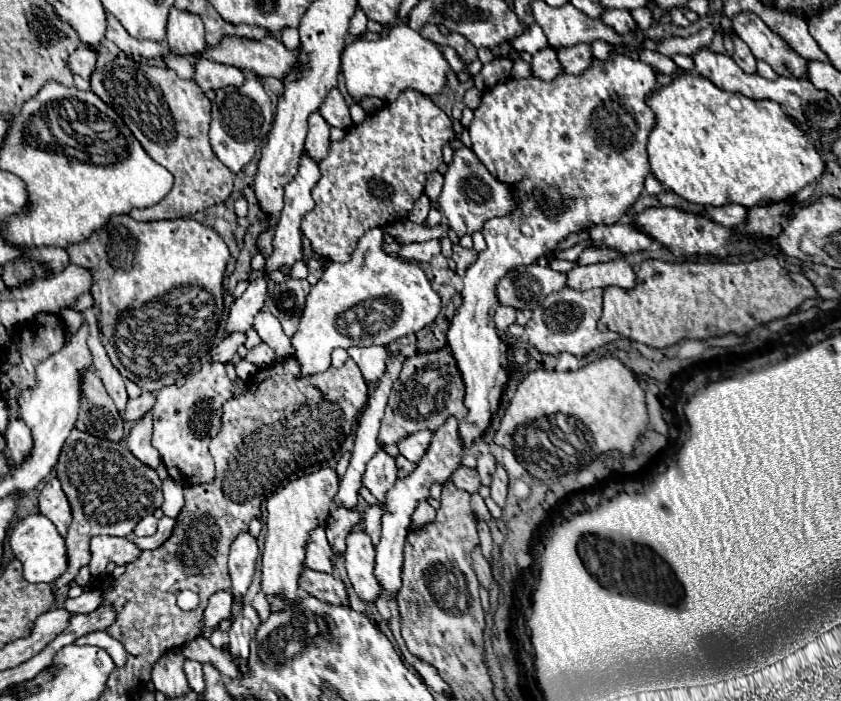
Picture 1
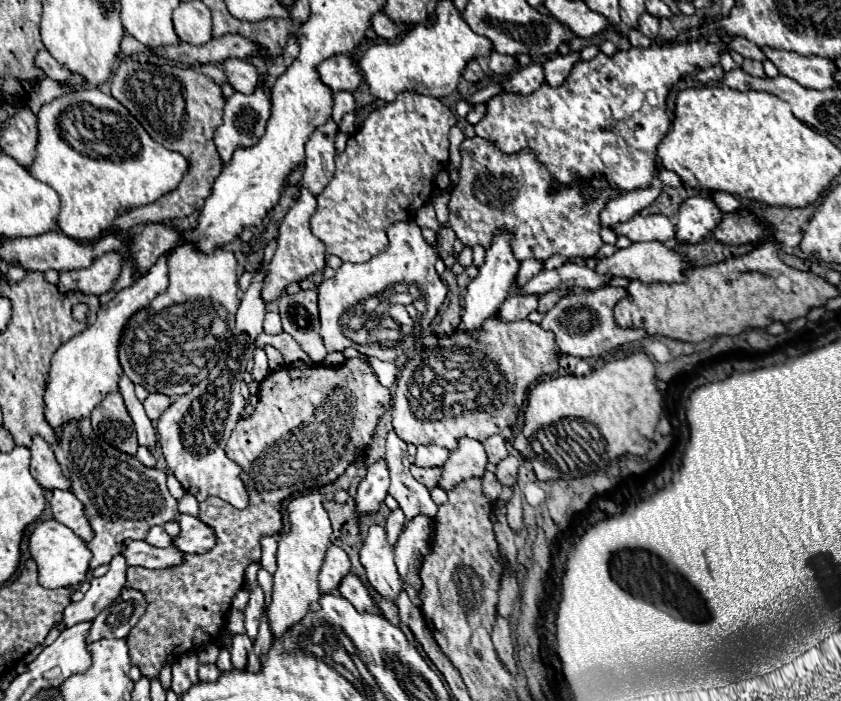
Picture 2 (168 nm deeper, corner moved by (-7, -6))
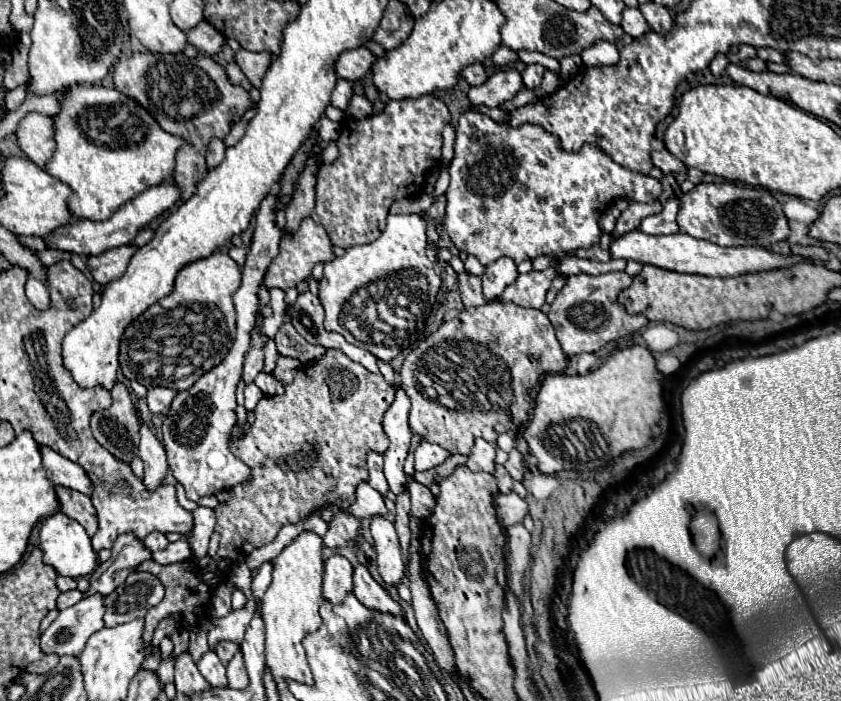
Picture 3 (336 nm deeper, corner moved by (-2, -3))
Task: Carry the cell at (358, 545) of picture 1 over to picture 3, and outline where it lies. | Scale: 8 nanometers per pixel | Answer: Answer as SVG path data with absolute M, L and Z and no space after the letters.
M373 517L371 535L375 539L377 567L385 583L397 585L405 575L405 561L401 555L401 545L395 533L395 525L385 517Z

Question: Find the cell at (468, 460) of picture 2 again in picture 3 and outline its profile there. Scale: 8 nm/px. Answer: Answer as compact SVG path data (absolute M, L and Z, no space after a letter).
M485 439L475 441L475 449L471 451L469 459L467 459L467 467L471 471L485 471L485 473L493 473L495 471L495 445L487 443Z

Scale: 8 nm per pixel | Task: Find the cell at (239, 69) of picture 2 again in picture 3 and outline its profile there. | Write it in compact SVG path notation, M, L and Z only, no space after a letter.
M239 49L235 55L237 65L243 69L243 73L247 75L247 79L253 83L253 87L259 87L259 81L263 79L265 71L269 69L273 55L269 51L247 51L247 49Z

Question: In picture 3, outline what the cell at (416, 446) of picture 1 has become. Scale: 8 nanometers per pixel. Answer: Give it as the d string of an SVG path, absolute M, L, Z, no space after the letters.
M423 441L417 449L415 449L415 471L429 471L435 469L437 465L441 465L445 459L449 457L449 453L429 441Z

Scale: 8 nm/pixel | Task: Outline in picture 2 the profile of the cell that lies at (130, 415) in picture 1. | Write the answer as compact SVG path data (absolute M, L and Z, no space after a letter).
M148 394L148 398L144 400L144 410L148 414L150 420L158 420L160 414L170 406L170 398L164 394Z

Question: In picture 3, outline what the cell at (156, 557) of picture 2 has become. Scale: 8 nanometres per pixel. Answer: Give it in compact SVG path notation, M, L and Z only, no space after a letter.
M179 539L175 543L169 543L167 549L153 553L153 561L157 561L159 565L171 565L171 563L187 561L187 559L191 559L191 555L193 555L191 545L185 539Z

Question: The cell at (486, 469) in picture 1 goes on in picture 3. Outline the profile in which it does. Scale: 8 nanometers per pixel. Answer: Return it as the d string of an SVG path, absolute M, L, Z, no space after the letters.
M513 449L513 451L509 453L509 459L507 459L505 467L507 467L507 471L509 471L509 475L511 475L513 479L517 479L517 481L523 479L525 461L523 461L523 455L521 455L517 449Z

